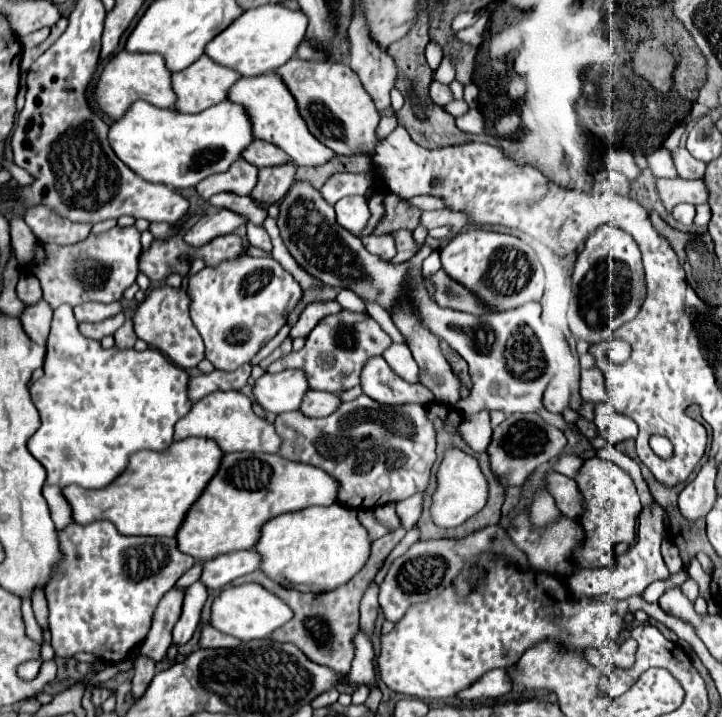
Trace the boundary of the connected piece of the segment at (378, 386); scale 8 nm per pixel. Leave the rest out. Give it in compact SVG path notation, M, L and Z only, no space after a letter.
M374 357L366 363L362 371L362 391L372 399L386 403L386 405L400 405L400 403L430 403L434 395L424 385L410 385L404 379L398 379L384 357Z

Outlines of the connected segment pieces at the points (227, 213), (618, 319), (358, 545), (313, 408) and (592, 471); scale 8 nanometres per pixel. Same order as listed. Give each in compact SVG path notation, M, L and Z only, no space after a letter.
M220 209L216 213L204 215L188 233L186 233L186 243L194 243L196 247L202 243L208 243L210 239L226 233L234 233L240 225L246 225L248 219L236 211L230 209Z
M602 225L578 255L576 269L572 273L572 293L574 301L568 309L570 331L576 339L584 339L590 345L602 339L612 339L616 327L630 321L646 297L644 269L638 245L622 229Z
M334 503L330 507L306 507L270 519L270 523L262 527L262 539L256 549L264 557L260 569L282 587L326 593L348 583L366 565L372 541L358 521L356 509Z
M308 391L306 399L302 401L302 413L310 417L328 417L340 407L340 397L326 391Z
M598 455L584 461L576 483L586 501L586 513L580 519L580 525L586 531L586 543L582 551L576 553L576 563L582 569L606 567L614 560L614 547L618 543L632 543L636 537L636 519L642 509L636 487L628 473Z

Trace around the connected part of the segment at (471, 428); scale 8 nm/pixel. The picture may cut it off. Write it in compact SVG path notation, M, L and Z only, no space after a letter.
M488 411L476 413L470 419L464 419L458 425L458 435L464 439L464 443L476 451L486 451L492 435L490 427L490 415Z

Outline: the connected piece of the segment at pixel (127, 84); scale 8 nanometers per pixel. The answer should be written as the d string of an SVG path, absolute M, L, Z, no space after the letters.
M118 51L108 65L104 67L104 71L100 73L100 79L94 87L94 97L96 103L100 105L100 109L114 119L120 119L122 115L126 115L126 111L132 107L134 101L144 99L152 105L158 107L168 107L172 109L176 105L176 93L172 89L172 73L166 67L166 61L162 55L158 53L130 53L130 51Z

